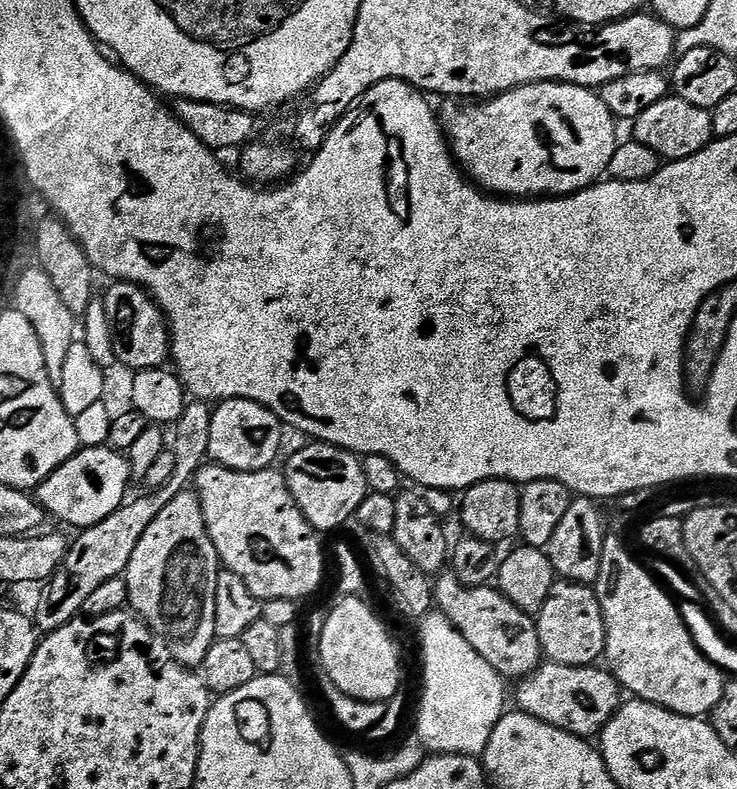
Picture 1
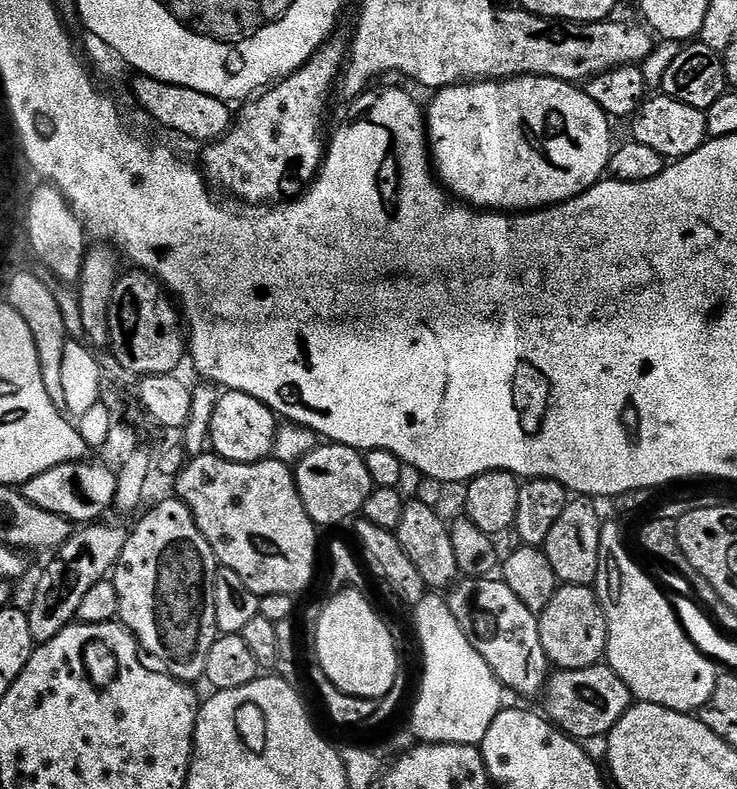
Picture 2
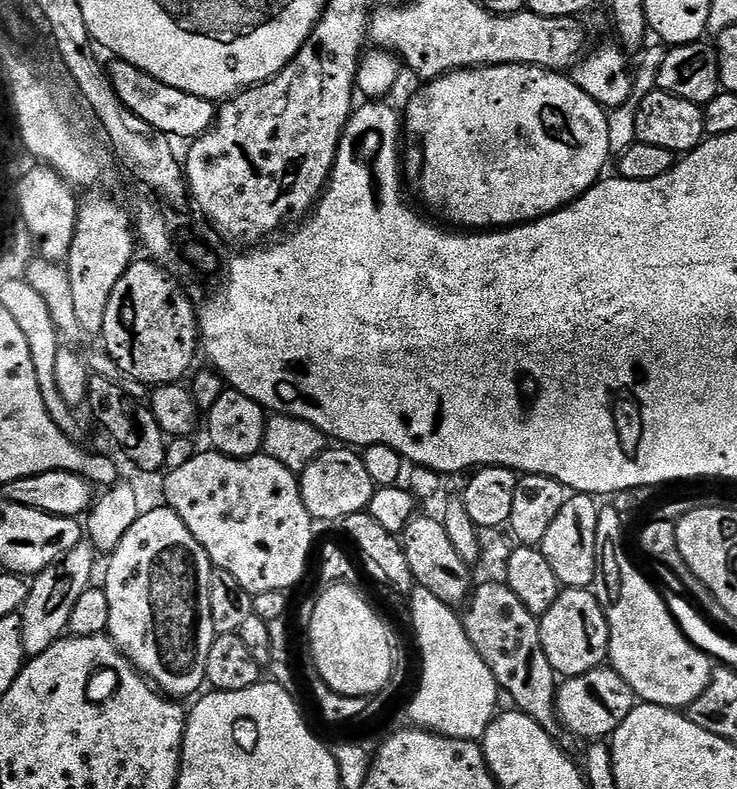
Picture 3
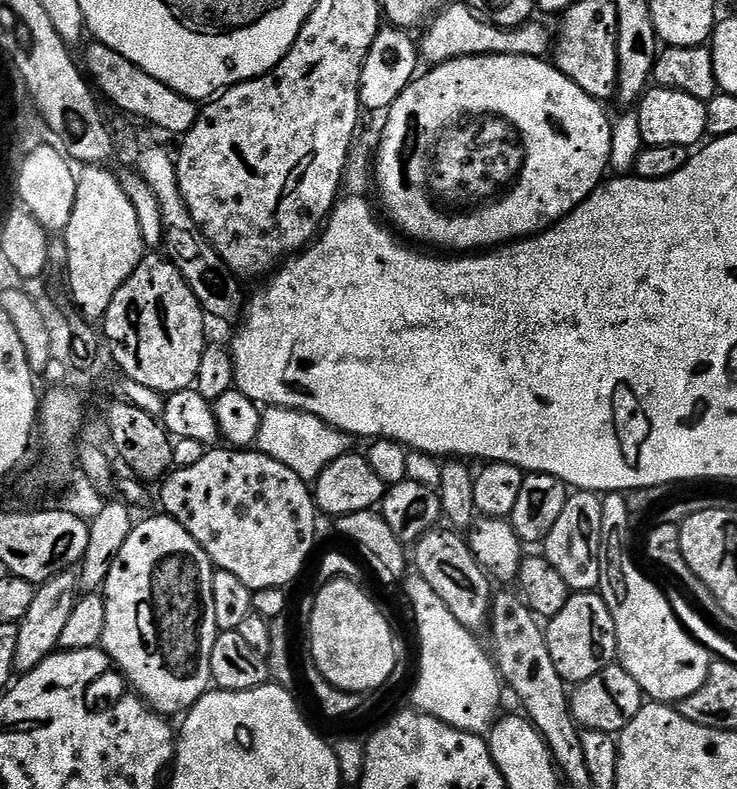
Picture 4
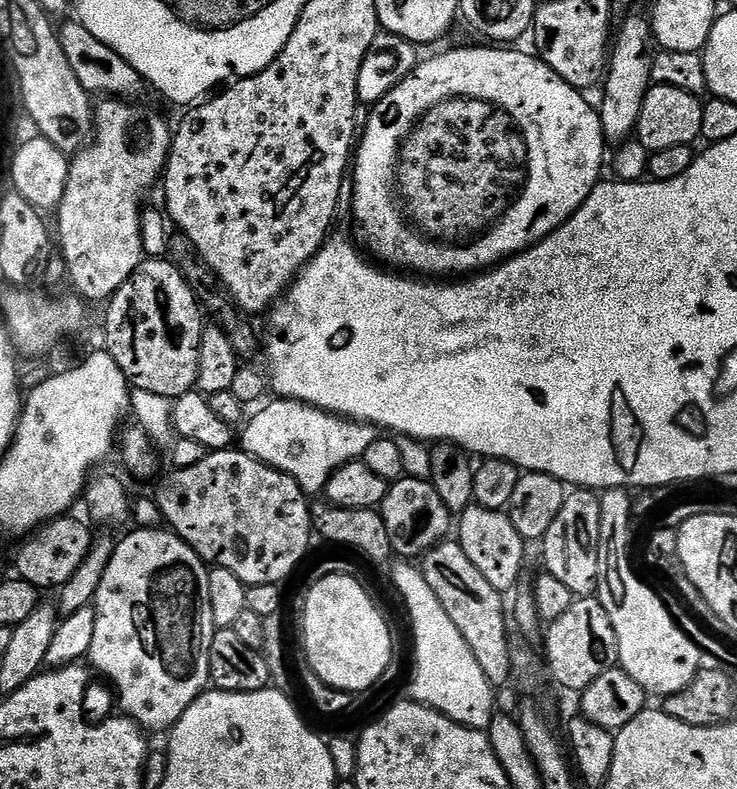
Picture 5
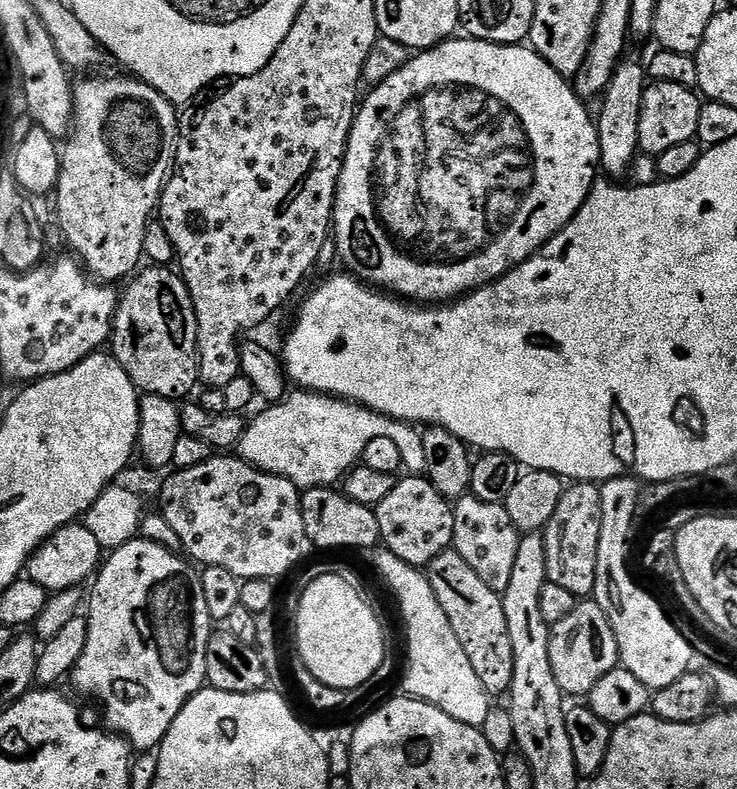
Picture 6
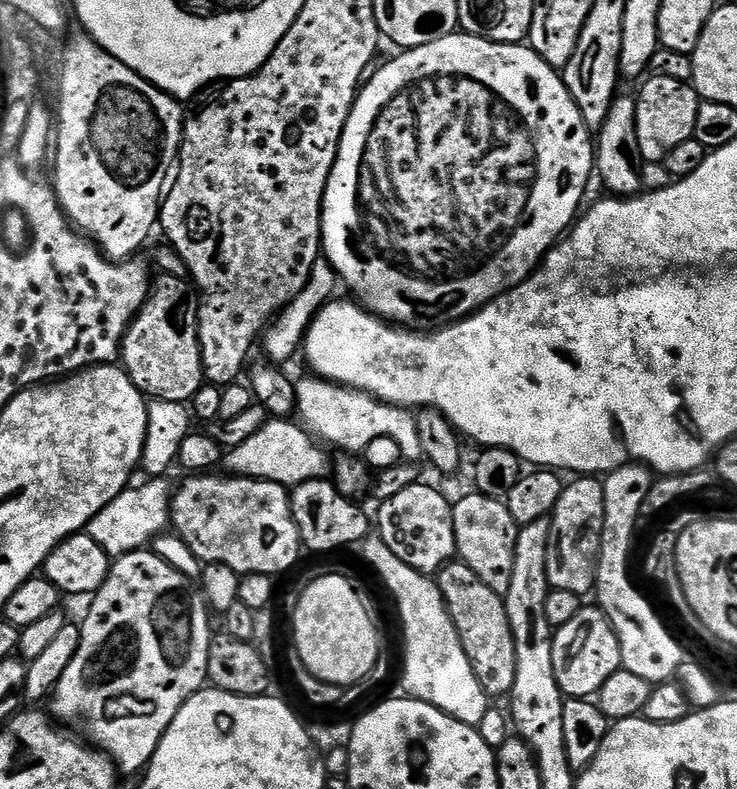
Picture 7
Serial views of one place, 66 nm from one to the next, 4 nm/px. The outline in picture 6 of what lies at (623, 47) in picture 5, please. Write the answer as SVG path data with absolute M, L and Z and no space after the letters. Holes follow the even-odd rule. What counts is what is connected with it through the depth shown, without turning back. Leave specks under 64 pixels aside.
M621 59L620 65L614 70L610 82L604 88L600 104L600 116L596 120L596 129L600 139L600 168L608 171L612 178L624 178L631 173L632 163L638 154L638 118L642 118L642 98L646 87L646 68L636 60Z

